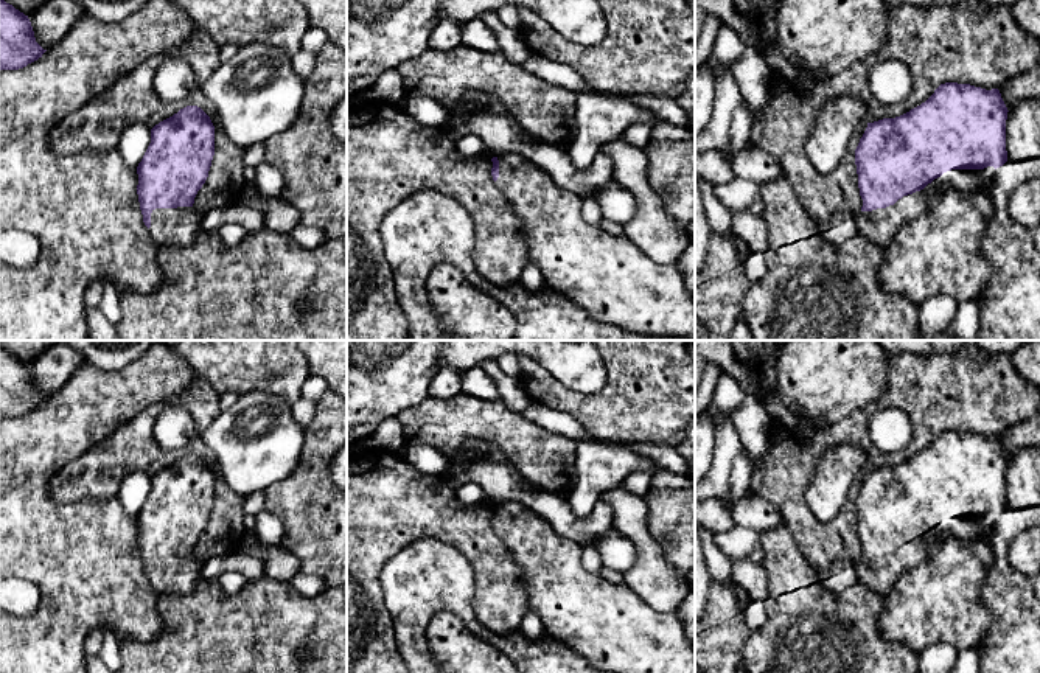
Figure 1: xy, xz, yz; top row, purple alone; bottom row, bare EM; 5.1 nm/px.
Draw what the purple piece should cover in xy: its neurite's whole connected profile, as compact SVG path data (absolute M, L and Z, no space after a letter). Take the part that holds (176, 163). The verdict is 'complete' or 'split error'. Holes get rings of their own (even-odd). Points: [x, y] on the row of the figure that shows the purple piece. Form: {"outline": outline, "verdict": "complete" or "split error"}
{"outline": "M187 106L173 117L160 121L151 129L151 143L137 166L138 185L137 194L143 222L149 228L154 242L159 247L174 246L187 247L202 230L202 213L193 208L194 197L208 177L215 155L215 126L210 117L197 106Z", "verdict": "split error"}

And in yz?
{"outline": "M945 82L909 112L867 123L855 149L863 199L855 216L858 233L877 247L886 247L902 225L934 208L945 191L990 190L995 169L1007 162L1007 112L998 89Z", "verdict": "split error"}

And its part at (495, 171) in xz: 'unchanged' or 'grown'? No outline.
grown

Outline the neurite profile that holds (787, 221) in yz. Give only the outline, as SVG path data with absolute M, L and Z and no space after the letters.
M787 177L760 183L766 224L766 274L751 283L742 317L754 340L919 340L920 305L886 292L878 283L881 247L857 233L832 244L819 235L819 221L801 205Z

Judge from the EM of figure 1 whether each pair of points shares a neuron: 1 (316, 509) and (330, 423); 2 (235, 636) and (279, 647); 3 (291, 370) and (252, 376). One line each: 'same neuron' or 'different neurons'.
1: same neuron
2: same neuron
3: same neuron

